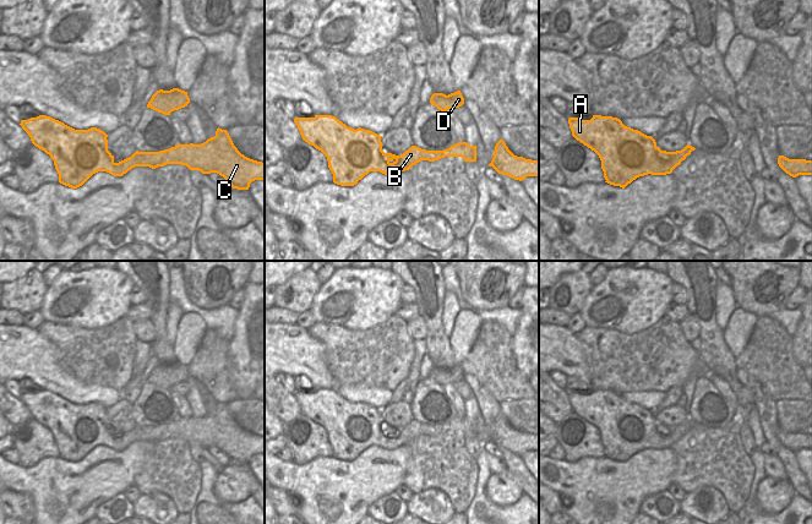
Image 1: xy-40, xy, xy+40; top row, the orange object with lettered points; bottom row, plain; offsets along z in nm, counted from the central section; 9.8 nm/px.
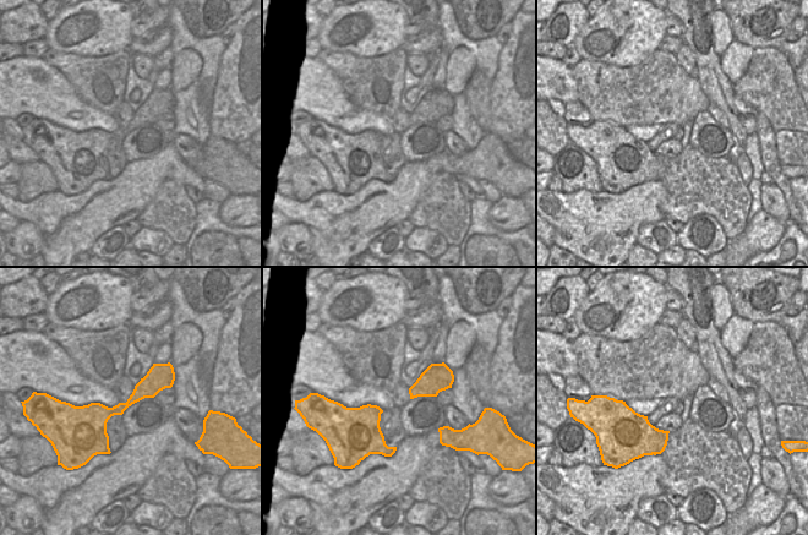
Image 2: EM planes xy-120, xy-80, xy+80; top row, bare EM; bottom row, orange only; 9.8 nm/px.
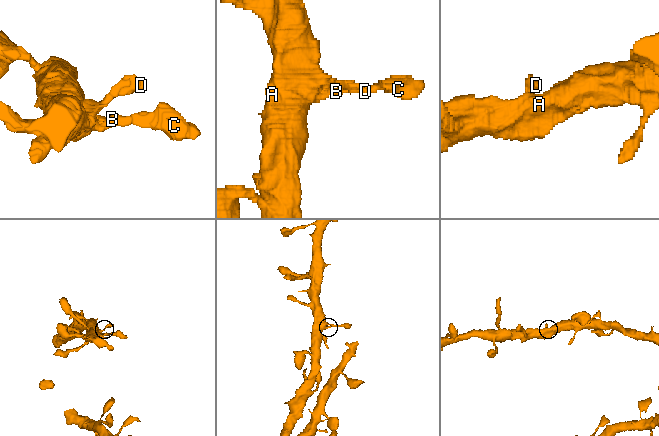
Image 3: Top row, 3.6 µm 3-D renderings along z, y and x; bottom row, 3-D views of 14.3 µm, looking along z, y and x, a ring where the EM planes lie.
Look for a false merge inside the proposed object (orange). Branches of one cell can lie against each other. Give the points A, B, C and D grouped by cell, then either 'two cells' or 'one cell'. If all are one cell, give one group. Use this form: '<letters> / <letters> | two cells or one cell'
A B C D | one cell

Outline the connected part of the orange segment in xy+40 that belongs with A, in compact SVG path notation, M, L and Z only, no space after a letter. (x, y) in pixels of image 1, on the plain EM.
M593 389L590 394L570 392L568 398L572 410L599 430L605 457L622 463L639 451L671 448L696 424L687 419L676 426L661 425L652 410L627 402L620 393L612 391Z

